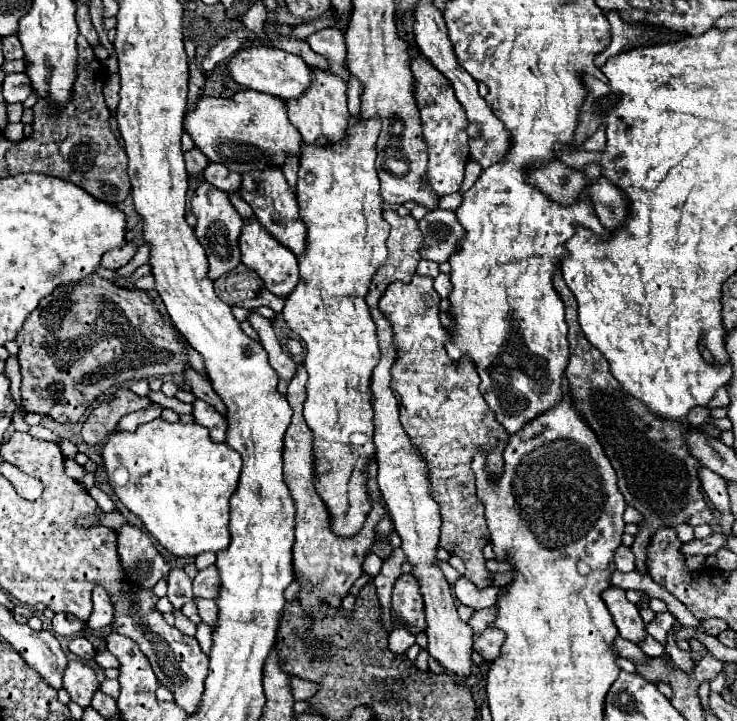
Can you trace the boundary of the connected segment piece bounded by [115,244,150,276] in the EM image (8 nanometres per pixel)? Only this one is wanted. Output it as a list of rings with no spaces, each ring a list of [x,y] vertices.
[[[147,244],[141,245],[133,259],[125,266],[115,272],[115,276],[128,276],[133,273],[139,266],[148,263],[150,247]]]

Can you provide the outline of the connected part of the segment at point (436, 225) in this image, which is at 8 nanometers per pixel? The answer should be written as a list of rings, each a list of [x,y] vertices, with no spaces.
[[[435,210],[419,220],[419,230],[423,232],[421,258],[433,262],[447,262],[459,250],[459,242],[465,236],[455,212]]]

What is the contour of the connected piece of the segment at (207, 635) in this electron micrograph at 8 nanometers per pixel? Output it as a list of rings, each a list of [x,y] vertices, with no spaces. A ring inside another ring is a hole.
[[[199,622],[199,624],[197,624],[197,634],[195,634],[195,638],[197,638],[199,646],[203,648],[203,652],[209,654],[209,648],[211,648],[211,628],[209,628],[209,624]]]

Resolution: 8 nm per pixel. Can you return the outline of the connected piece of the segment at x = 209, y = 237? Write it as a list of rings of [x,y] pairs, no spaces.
[[[205,180],[195,190],[195,196],[191,200],[191,210],[197,218],[195,236],[201,242],[201,246],[205,248],[205,254],[207,254],[209,278],[217,280],[219,276],[231,272],[241,262],[241,258],[239,258],[241,256],[239,254],[239,234],[241,234],[241,228],[243,228],[243,220],[241,220],[239,212],[233,208],[229,194],[213,188],[213,184],[205,184]]]

